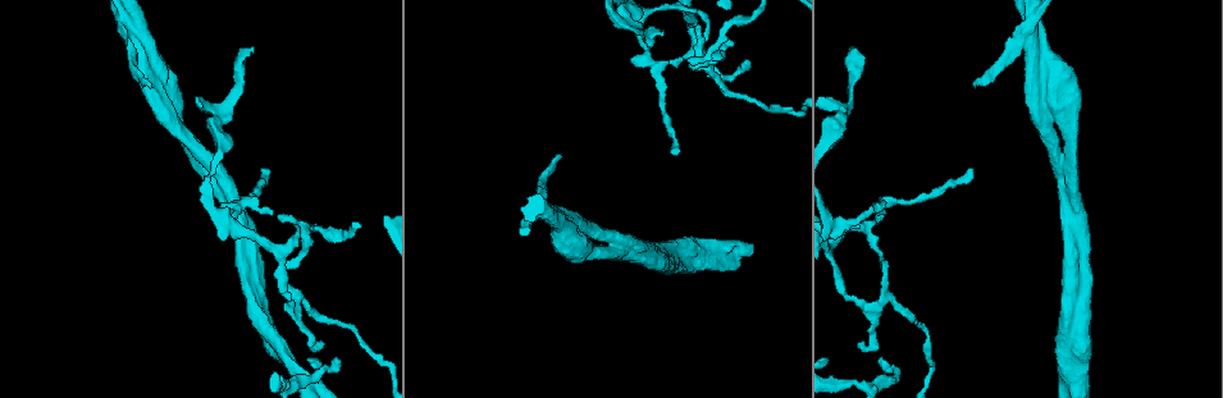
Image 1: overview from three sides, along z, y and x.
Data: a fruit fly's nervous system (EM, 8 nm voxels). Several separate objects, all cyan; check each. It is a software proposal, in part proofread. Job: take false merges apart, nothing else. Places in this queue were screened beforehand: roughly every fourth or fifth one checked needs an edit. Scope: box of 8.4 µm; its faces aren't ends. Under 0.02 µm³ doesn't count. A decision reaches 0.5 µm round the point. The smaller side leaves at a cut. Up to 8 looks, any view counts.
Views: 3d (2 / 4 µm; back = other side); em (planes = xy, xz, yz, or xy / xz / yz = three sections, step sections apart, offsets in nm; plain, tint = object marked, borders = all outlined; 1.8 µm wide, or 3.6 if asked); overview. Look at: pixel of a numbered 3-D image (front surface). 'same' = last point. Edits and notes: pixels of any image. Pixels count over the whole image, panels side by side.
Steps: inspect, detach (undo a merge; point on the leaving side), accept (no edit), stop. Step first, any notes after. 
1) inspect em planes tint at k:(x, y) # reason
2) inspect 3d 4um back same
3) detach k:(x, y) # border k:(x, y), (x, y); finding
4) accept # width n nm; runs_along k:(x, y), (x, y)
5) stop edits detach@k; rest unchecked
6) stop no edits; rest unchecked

inspect 3d 4um at 1:(1070, 163) # touches itself

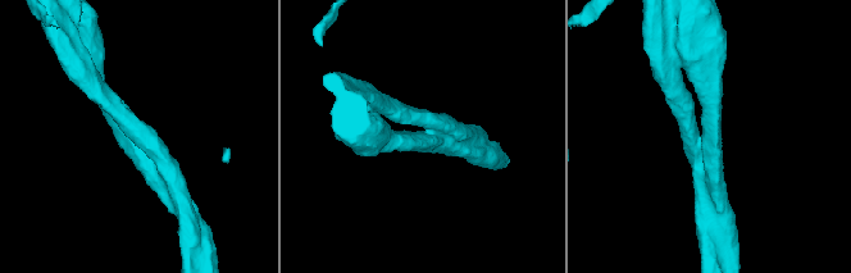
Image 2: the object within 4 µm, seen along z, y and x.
inspect em planes tint at 2:(420, 141) # now the EM

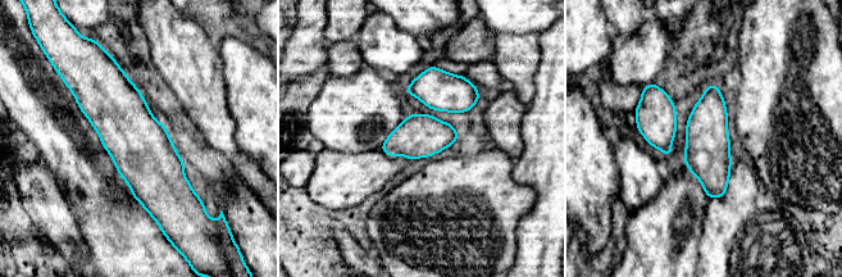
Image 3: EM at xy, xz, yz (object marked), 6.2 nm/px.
accept # all the same neuron

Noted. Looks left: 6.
inspect em 3.6um xz step 8 tint at 1:(251, 262) # two arms in line, one across

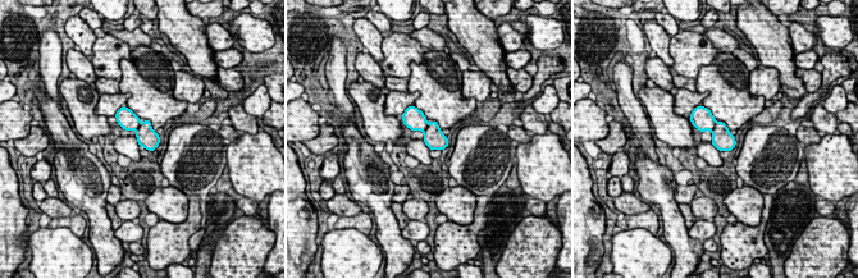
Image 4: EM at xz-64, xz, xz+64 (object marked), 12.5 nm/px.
inspect em 3.6um planes tint same

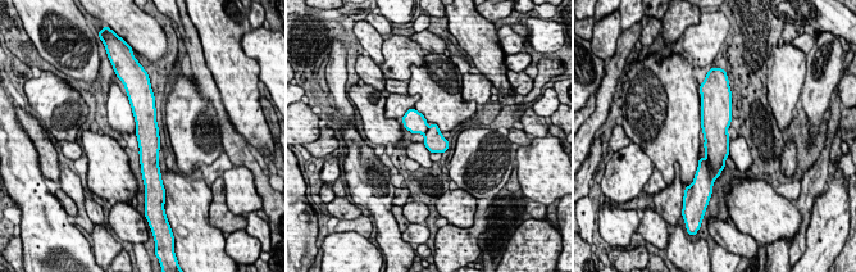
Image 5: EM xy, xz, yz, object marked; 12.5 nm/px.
accept # continuous, no second neuron

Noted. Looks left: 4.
inspect em planes tint at 1:(1075, 356) # branch point

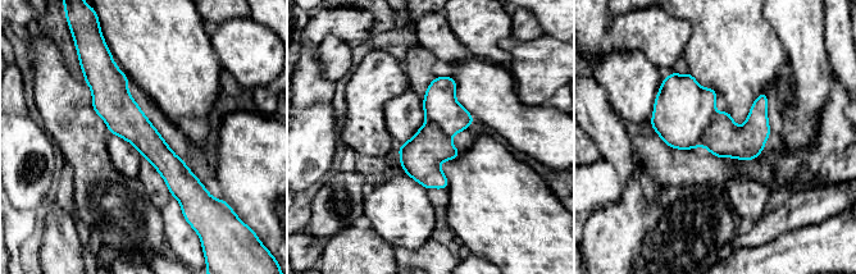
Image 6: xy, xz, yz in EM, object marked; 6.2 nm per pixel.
accept # runs_along 6:(104, 73), (183, 204); continuous, no second neuron

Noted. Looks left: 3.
inspect em planes tint at 1:(130, 20) # sudden change in width

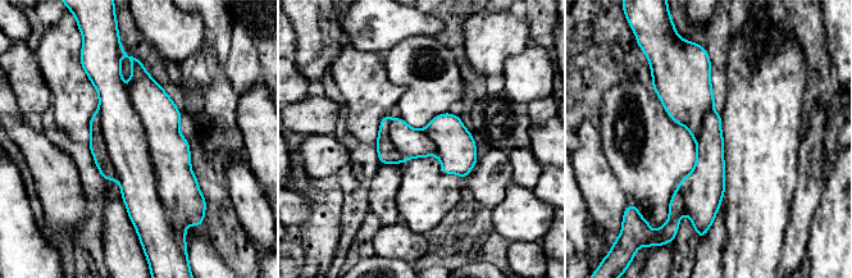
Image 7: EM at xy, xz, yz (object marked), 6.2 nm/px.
detach 7:(96, 144) # two neurons meet here

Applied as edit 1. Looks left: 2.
stop edits detach@7; rest unchecked

